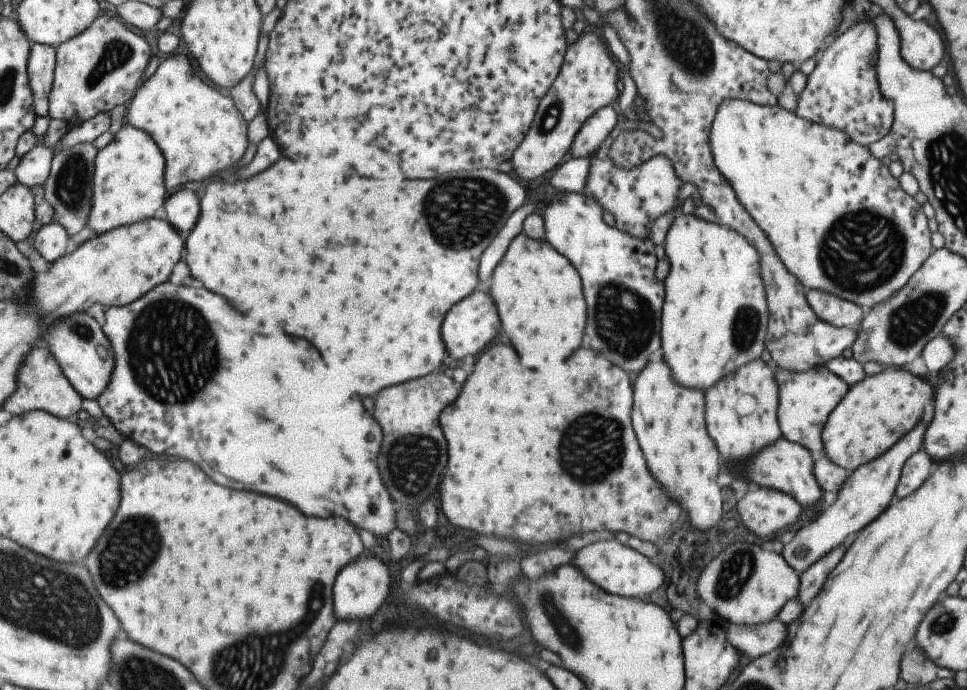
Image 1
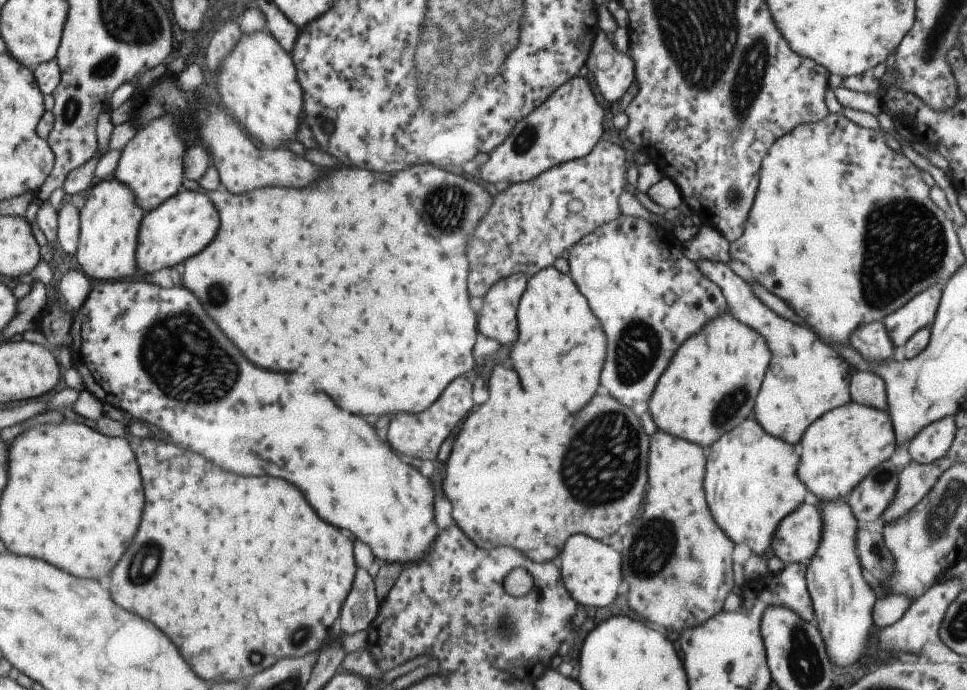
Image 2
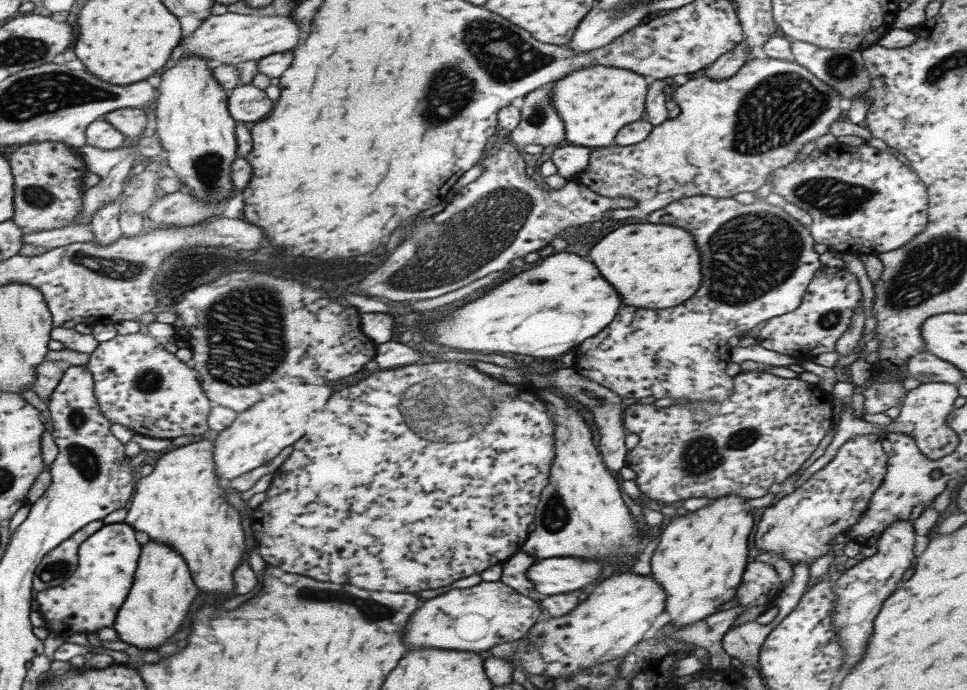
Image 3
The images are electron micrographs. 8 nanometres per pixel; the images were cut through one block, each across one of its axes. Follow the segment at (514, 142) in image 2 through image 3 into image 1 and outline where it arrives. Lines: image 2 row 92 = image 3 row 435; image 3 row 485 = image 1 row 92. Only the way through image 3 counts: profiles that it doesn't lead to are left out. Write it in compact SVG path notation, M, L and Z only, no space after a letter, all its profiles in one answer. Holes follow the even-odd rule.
M581 34L579 40L567 48L565 62L553 80L553 86L549 88L547 96L541 98L531 128L509 160L515 176L535 182L545 172L563 164L565 154L571 150L581 126L603 106L609 106L611 100L619 98L615 88L619 80L617 72L619 64L599 34Z

